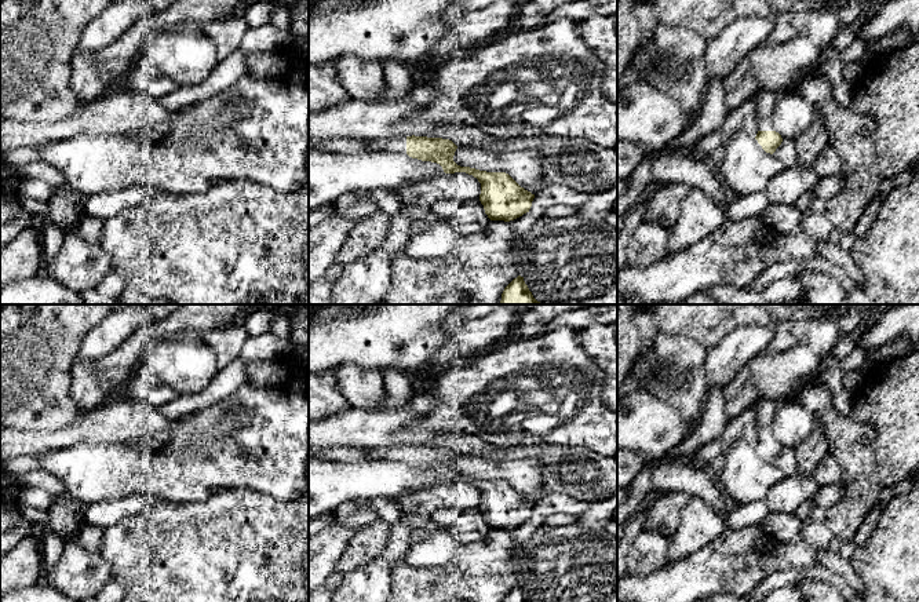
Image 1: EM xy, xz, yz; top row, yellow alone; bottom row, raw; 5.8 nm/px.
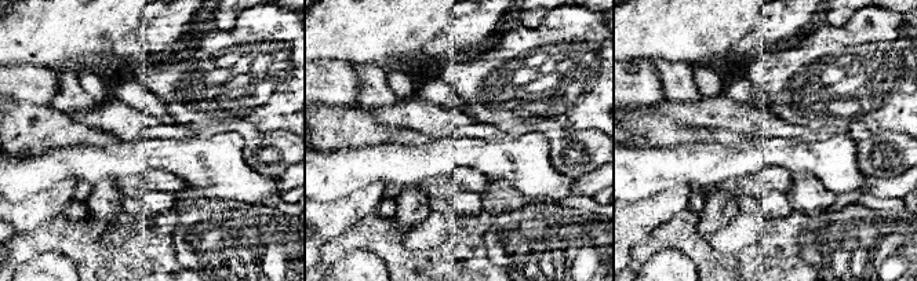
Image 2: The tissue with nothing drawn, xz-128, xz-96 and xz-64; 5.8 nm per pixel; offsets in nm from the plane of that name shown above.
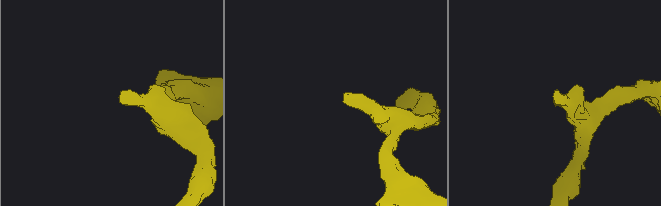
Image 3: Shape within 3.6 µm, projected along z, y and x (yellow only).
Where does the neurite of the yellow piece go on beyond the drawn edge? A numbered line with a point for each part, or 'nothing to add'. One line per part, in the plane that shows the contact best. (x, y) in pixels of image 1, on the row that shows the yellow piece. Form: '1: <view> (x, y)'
1: xz (397, 143)

